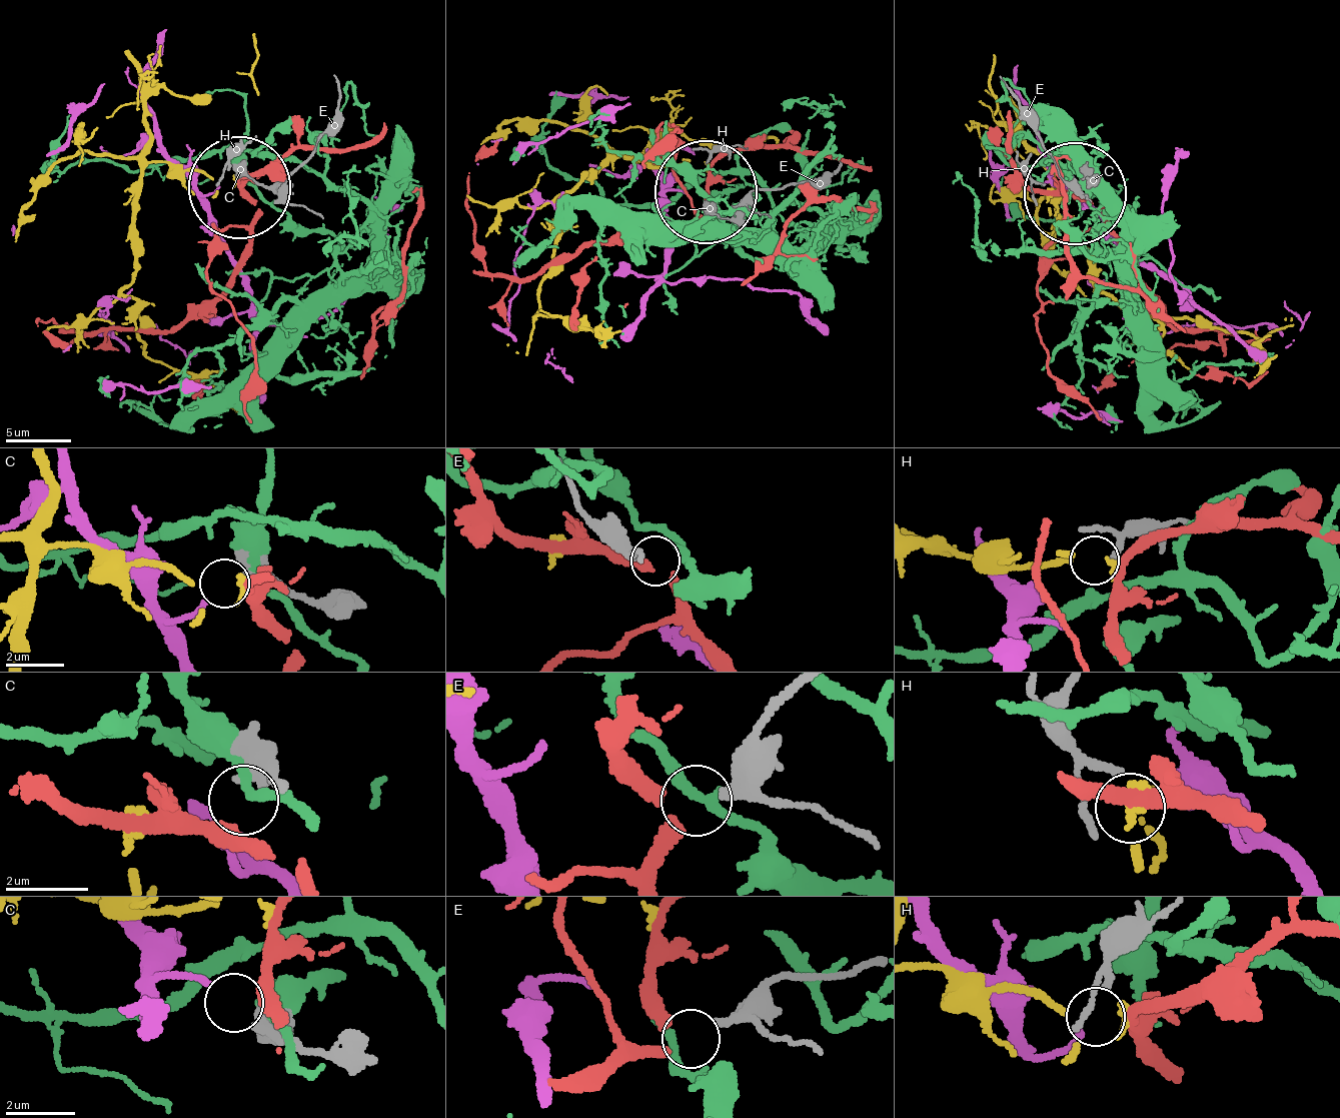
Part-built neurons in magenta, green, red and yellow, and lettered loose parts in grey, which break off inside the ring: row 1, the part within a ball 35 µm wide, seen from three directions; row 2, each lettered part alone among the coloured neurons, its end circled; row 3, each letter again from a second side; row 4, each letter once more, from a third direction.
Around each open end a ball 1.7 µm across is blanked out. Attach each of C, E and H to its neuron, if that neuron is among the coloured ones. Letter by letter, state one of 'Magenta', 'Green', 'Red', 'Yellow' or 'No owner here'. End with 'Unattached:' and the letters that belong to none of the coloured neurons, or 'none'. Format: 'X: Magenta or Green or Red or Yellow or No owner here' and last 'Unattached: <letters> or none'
C: Magenta
E: Red
H: Yellow
Unattached: none

